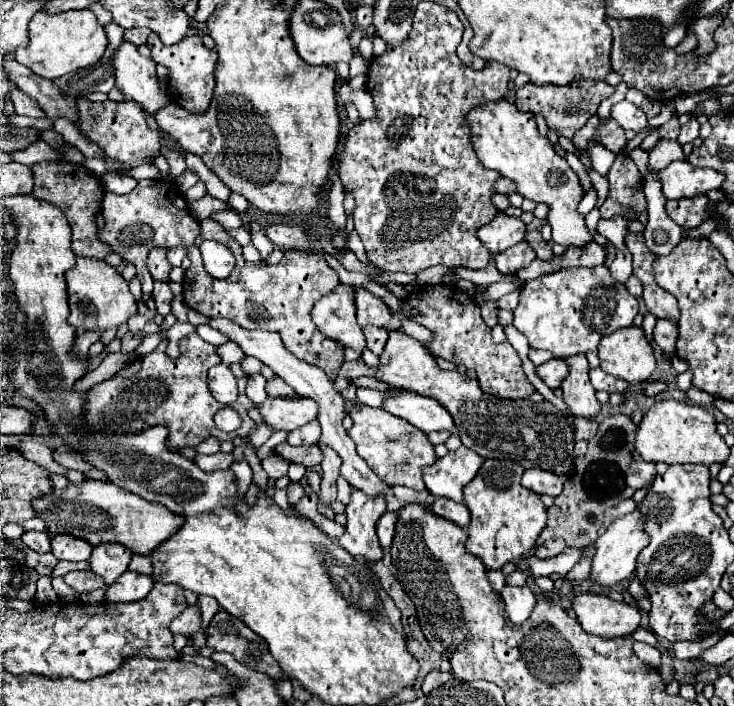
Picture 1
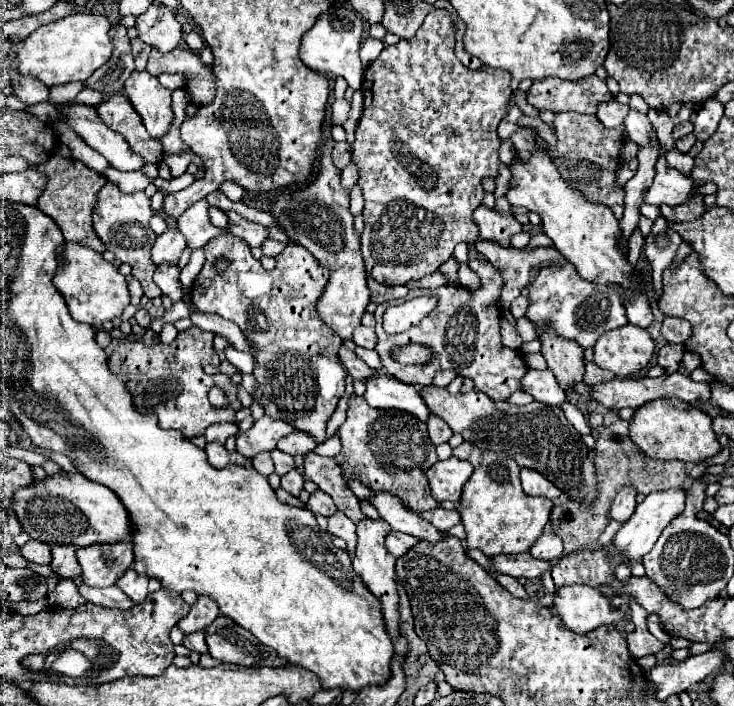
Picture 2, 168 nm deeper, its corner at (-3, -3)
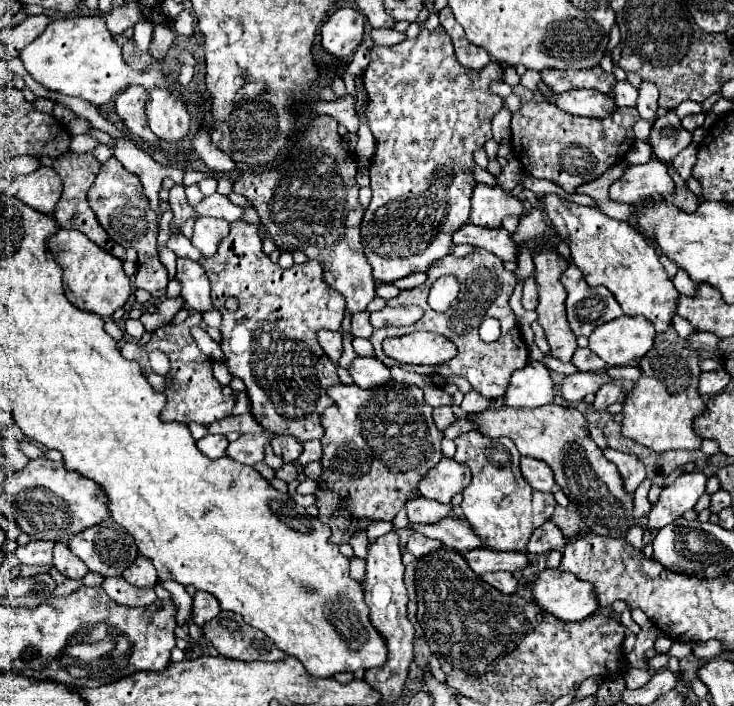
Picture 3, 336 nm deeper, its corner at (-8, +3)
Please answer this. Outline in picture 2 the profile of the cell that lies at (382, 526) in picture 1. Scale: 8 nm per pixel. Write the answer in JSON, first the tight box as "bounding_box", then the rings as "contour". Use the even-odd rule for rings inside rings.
{"bounding_box":[385,532,419,558],"contour":[[[389,532],[389,536],[385,538],[385,546],[387,550],[399,558],[403,556],[411,546],[415,546],[419,540],[415,536],[405,536],[405,532]]]}

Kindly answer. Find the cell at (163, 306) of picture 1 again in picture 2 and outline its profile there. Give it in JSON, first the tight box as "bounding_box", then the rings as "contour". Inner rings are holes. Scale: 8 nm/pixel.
{"bounding_box":[153,264,185,302],"contour":[[[161,264],[153,276],[153,282],[161,288],[161,292],[165,296],[169,296],[173,302],[179,302],[183,300],[185,296],[185,288],[181,288],[181,282],[179,282],[179,268],[177,266],[171,266],[171,264]]]}

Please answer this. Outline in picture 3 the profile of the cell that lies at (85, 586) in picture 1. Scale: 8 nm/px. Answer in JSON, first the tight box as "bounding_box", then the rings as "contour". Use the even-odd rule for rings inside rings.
{"bounding_box":[102,578,156,606],"contour":[[[106,578],[102,582],[102,588],[114,602],[124,604],[124,606],[150,606],[156,600],[154,588],[152,590],[138,590],[122,578]]]}

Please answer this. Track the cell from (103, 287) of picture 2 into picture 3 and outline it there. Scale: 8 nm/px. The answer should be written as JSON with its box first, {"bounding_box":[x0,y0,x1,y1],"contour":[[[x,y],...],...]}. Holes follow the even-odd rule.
{"bounding_box":[48,228,130,318],"contour":[[[60,228],[48,240],[48,250],[52,252],[52,256],[64,272],[64,292],[76,308],[108,318],[130,298],[130,280],[122,270],[122,262],[106,250],[102,250],[100,246],[96,246],[92,240],[88,240],[82,232]]]}

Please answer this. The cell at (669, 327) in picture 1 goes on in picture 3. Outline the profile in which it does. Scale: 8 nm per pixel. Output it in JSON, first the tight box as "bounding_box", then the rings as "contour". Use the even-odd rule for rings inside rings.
{"bounding_box":[622,342,704,452],"contour":[[[662,342],[656,344],[640,362],[642,370],[638,382],[624,398],[622,406],[622,434],[654,452],[666,450],[696,450],[702,444],[692,430],[694,416],[704,410],[704,400],[698,394],[698,352],[688,344]]]}

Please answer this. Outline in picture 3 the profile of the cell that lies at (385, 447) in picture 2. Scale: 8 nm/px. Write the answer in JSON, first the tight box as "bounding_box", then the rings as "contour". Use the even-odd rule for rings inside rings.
{"bounding_box":[314,380,444,544],"contour":[[[390,380],[374,390],[362,390],[356,384],[338,384],[330,386],[328,394],[334,404],[328,406],[326,414],[320,418],[324,428],[324,436],[320,440],[322,480],[318,480],[314,498],[318,518],[332,530],[330,542],[344,544],[350,542],[354,532],[366,530],[370,522],[394,520],[394,516],[410,500],[410,494],[418,488],[422,476],[442,458],[440,440],[444,434],[436,428],[432,420],[432,406],[426,404],[424,392],[418,386],[408,386],[398,380]]]}

